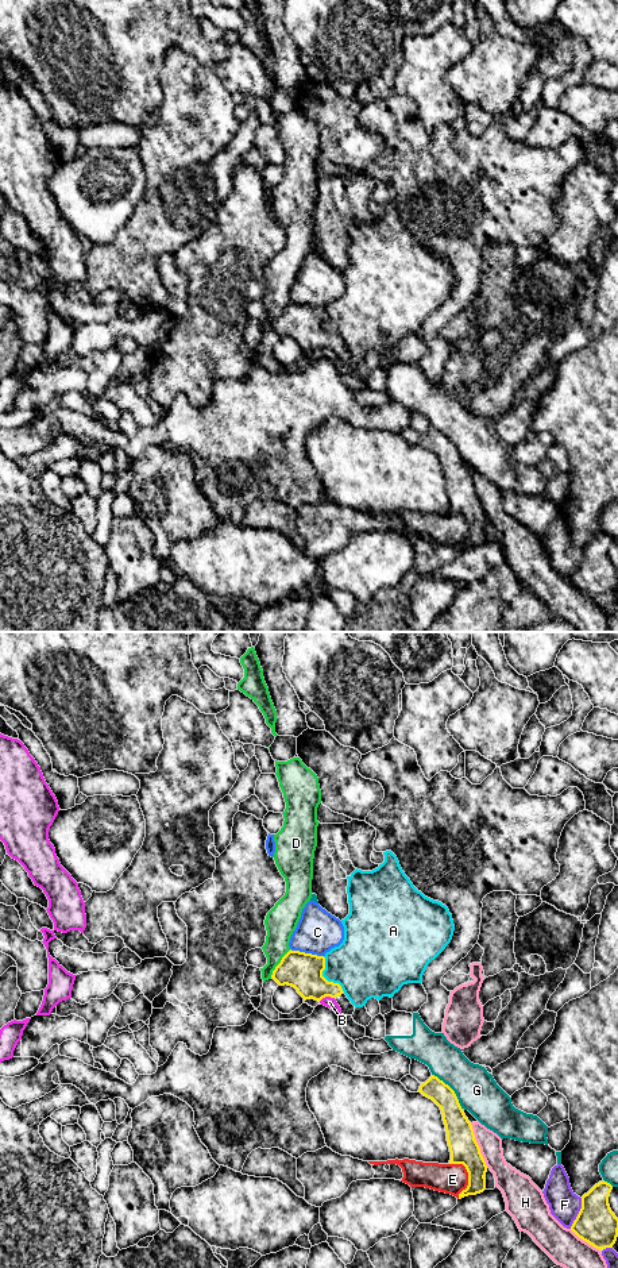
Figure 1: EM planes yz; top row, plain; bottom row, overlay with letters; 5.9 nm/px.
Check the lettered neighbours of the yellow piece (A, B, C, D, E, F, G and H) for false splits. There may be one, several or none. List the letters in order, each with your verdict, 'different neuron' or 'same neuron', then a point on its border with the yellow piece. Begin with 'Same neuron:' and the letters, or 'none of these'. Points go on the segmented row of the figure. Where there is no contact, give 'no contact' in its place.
Same neuron: none of these
A: different neuron | yz (324, 978)
B: different neuron | yz (325, 995)
C: different neuron | yz (306, 954)
D: different neuron | yz (278, 964)
E: different neuron | yz (468, 1175)
F: different neuron | yz (579, 1213)
G: different neuron | yz (452, 1090)
H: different neuron | yz (478, 1145)

